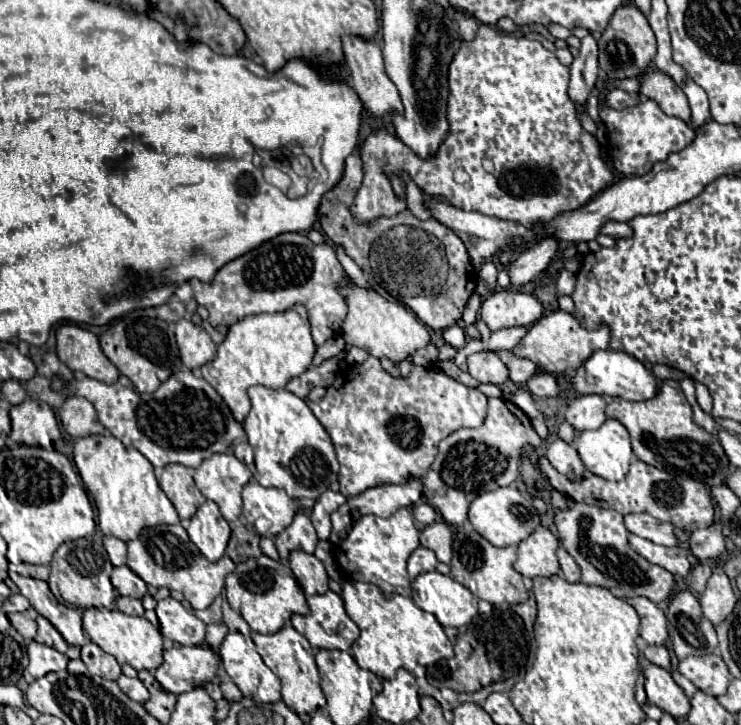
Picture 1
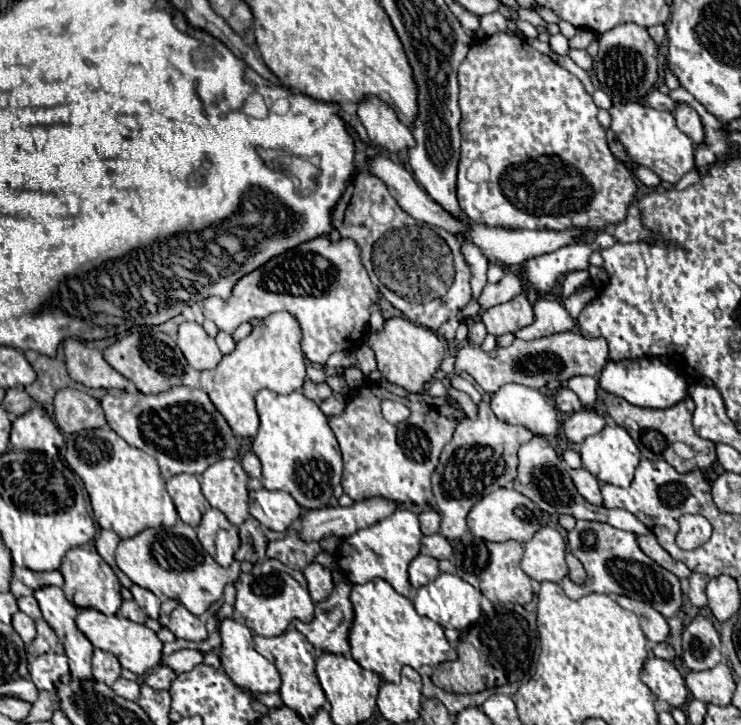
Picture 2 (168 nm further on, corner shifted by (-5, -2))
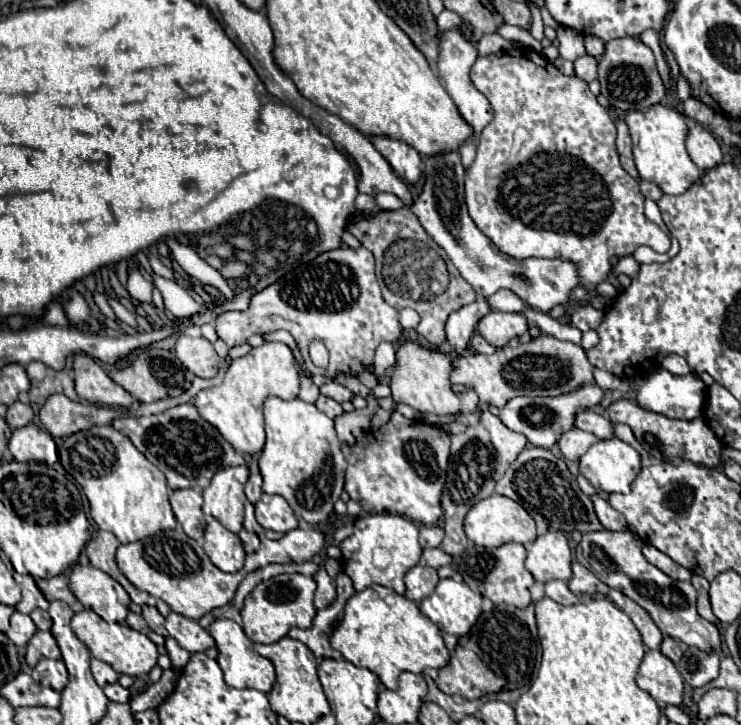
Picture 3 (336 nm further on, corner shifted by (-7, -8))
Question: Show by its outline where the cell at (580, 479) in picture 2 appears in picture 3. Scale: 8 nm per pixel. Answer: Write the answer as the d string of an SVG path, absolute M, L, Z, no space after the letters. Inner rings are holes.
M593 495L591 501L595 505L595 513L597 513L601 525L607 531L625 531L627 529L627 521L623 519L623 515L619 511L615 511L605 499L601 499L599 495Z

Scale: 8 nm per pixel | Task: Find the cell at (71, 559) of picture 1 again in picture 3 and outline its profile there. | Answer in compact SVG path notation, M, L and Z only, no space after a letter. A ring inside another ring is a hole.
M87 563L71 567L71 591L85 609L95 611L107 623L121 623L129 613L129 595L107 573Z

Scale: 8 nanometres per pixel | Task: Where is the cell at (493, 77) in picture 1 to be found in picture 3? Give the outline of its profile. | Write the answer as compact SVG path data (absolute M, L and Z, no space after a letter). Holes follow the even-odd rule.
M517 49L511 55L487 55L487 57L479 57L475 61L475 65L471 67L471 81L473 85L489 99L495 117L493 121L481 131L479 135L479 143L477 143L477 157L473 161L473 165L465 171L465 201L469 207L469 215L475 221L475 225L479 227L481 233L485 233L491 243L505 255L513 257L513 259L529 259L529 257L543 257L543 259L567 259L577 267L579 273L579 285L585 287L585 291L591 297L599 297L597 293L597 285L607 281L615 269L613 265L613 257L623 257L623 255L633 255L633 251L641 245L647 245L651 249L655 249L657 253L667 253L669 251L669 237L653 223L645 217L643 213L643 195L639 191L639 183L621 167L619 163L619 153L615 149L615 123L611 119L611 115L607 113L607 109L603 109L595 95L589 91L587 83L579 77L567 77L563 75L551 61L543 59L537 53L527 53L525 49Z

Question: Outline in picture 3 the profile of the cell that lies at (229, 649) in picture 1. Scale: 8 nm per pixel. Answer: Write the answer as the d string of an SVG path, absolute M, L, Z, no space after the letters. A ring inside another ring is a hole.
M215 619L209 627L207 627L207 633L215 639L217 643L217 663L223 671L223 677L225 677L225 683L235 687L235 689L257 689L257 691L263 691L263 693L269 693L273 683L275 683L275 667L269 659L263 659L259 657L257 653L253 653L253 641L247 639L247 635L243 633L243 629L231 621L231 619Z

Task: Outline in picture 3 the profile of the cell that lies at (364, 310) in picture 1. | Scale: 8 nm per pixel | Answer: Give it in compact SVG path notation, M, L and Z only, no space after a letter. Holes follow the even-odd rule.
M401 341L397 349L397 369L391 375L391 391L395 403L405 403L417 411L433 415L461 415L473 413L477 407L475 391L453 391L449 381L451 363L447 355L425 351L415 341Z

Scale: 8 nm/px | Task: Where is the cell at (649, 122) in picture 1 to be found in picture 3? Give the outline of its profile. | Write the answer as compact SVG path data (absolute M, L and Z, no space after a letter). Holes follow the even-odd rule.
M665 105L647 107L643 111L629 111L625 115L633 141L633 159L641 179L655 183L667 195L681 195L701 179L701 169L695 167L685 149L687 123L685 117Z

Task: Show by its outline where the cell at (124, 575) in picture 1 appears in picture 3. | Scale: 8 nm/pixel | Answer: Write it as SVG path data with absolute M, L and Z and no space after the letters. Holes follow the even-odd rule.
M143 605L143 617L145 617L145 621L147 621L147 625L149 625L151 629L157 629L157 627L161 627L161 625L165 623L165 619L163 619L161 613L157 611L157 607L147 607L147 605Z

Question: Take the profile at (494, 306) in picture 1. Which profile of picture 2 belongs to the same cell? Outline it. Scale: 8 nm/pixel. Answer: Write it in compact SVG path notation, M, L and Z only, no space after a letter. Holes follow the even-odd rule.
M517 295L507 303L485 309L481 313L481 321L485 323L487 333L503 335L531 325L535 321L535 313L529 299L525 295Z

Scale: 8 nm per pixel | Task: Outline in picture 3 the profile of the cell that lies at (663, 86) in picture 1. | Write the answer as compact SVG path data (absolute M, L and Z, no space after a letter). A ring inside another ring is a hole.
M695 123L689 127L687 135L687 153L693 159L693 163L707 171L711 167L717 167L721 163L721 147L713 133L709 133L703 125Z

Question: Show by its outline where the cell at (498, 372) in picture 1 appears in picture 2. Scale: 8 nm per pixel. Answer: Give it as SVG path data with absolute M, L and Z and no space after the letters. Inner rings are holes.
M565 331L533 341L515 339L513 345L505 349L495 349L491 353L481 351L481 347L477 345L467 345L457 353L455 373L463 373L463 371L469 373L485 393L495 393L501 385L507 383L521 383L533 389L543 389L545 383L551 379L569 379L573 375L595 377L601 373L607 359L609 359L609 349L603 337L587 339L581 333Z

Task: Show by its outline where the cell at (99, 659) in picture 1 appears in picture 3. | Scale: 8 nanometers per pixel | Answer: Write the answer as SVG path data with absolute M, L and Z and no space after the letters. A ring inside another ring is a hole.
M91 659L91 673L93 673L95 681L99 683L99 687L105 687L105 685L115 683L119 679L119 675L113 671L113 667L99 661L99 659Z

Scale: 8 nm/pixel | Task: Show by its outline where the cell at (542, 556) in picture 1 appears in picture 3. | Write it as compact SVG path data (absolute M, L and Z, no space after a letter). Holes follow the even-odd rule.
M547 531L545 535L539 535L529 547L525 567L539 583L549 583L553 579L569 581L571 549L567 537L561 531Z

